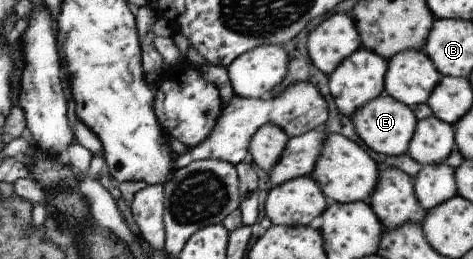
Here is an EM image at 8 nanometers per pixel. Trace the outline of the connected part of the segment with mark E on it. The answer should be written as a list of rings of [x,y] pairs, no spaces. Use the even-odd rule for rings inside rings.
[[[388,93],[377,96],[373,101],[365,103],[363,107],[357,108],[352,115],[351,123],[357,137],[365,143],[380,158],[386,155],[401,155],[406,149],[415,129],[415,117],[409,107],[392,98]]]

